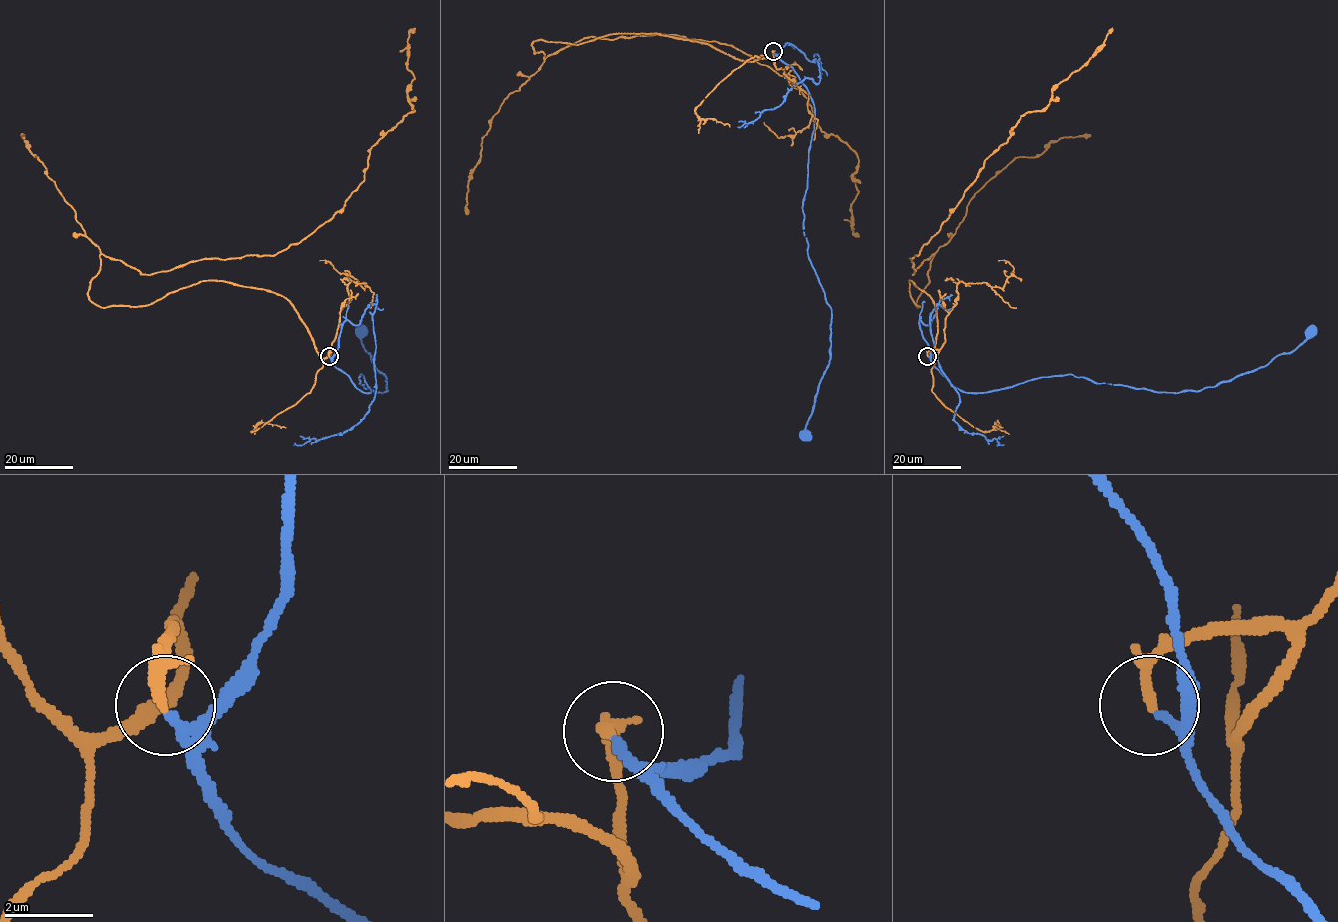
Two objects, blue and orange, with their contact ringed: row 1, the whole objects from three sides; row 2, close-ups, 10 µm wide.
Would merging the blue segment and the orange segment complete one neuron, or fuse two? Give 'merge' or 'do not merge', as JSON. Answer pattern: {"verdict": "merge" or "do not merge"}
{"verdict": "merge"}

